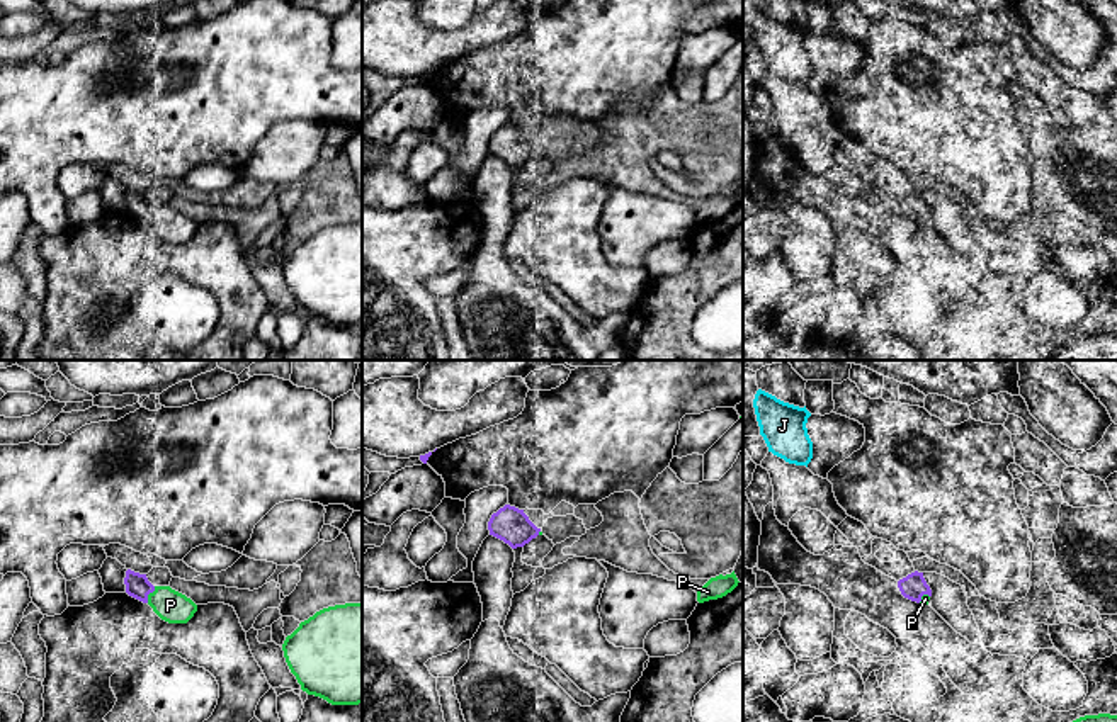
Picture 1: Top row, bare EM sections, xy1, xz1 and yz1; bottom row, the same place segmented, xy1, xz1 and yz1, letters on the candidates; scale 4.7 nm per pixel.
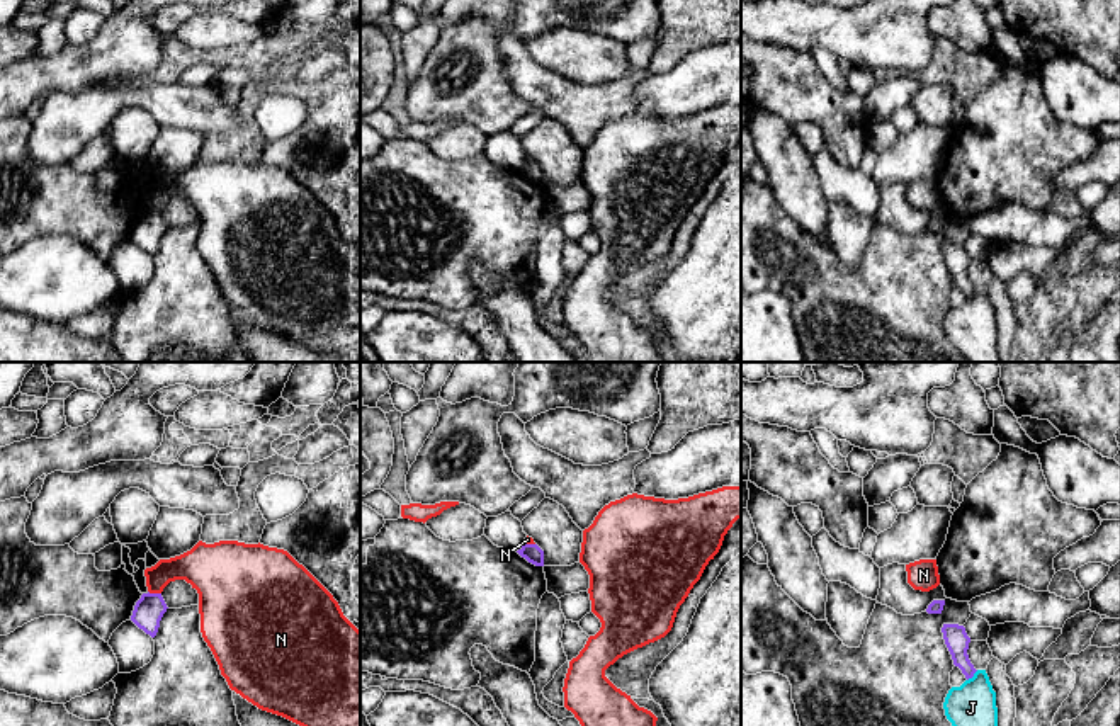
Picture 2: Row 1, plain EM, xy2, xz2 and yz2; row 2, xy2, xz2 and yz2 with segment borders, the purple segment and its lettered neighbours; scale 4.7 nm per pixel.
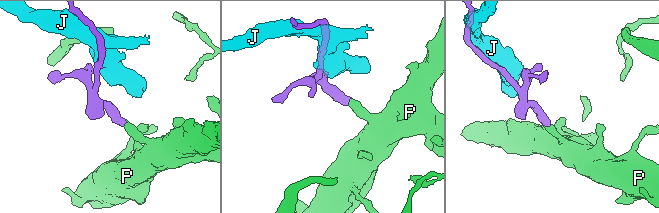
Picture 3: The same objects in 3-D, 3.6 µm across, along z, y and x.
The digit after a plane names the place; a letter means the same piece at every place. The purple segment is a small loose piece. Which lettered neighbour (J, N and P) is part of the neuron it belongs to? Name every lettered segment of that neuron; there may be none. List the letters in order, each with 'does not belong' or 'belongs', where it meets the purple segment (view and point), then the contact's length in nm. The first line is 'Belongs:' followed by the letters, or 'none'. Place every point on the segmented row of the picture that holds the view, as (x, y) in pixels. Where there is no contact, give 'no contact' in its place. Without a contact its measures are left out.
Belongs: P
J: does not belong; meets purple in yz2 at (972, 675); contact 80 nm long
N: does not belong; meets purple in xy2 at (155, 594); contact 70 nm long
P: belongs; meets purple in xy1 at (148, 593); contact 90 nm long

